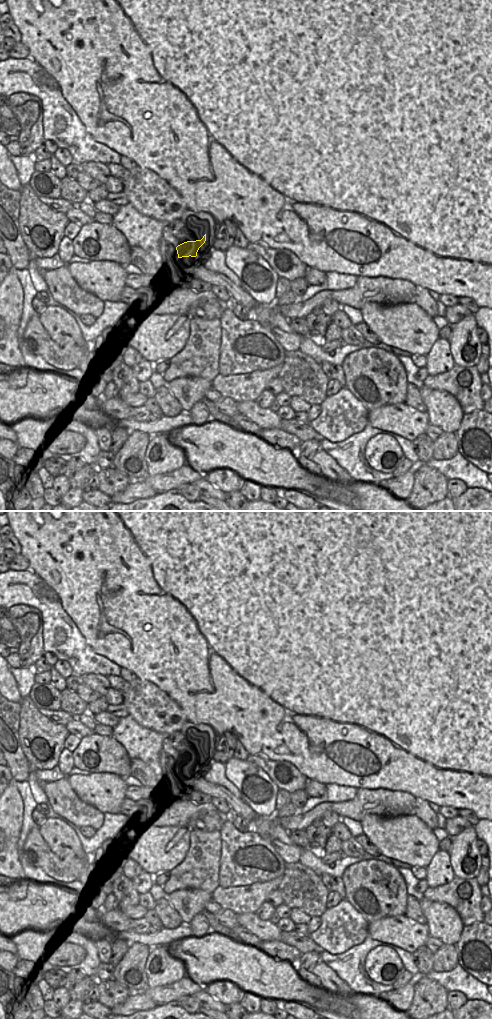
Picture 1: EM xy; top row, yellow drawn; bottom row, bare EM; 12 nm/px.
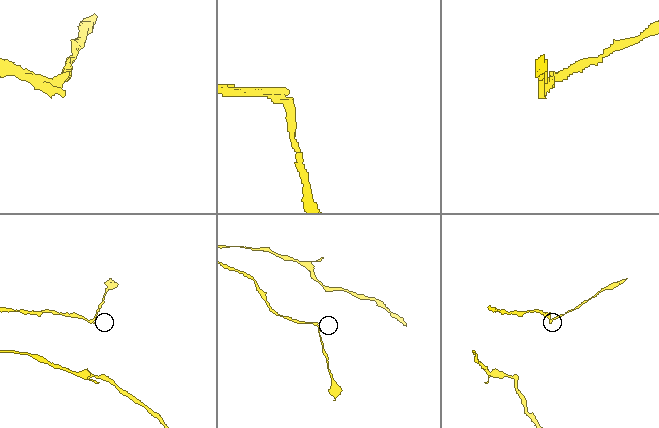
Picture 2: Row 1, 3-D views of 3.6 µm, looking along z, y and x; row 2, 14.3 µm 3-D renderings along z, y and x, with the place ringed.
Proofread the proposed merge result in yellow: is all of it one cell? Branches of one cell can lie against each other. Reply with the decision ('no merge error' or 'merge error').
merge error

